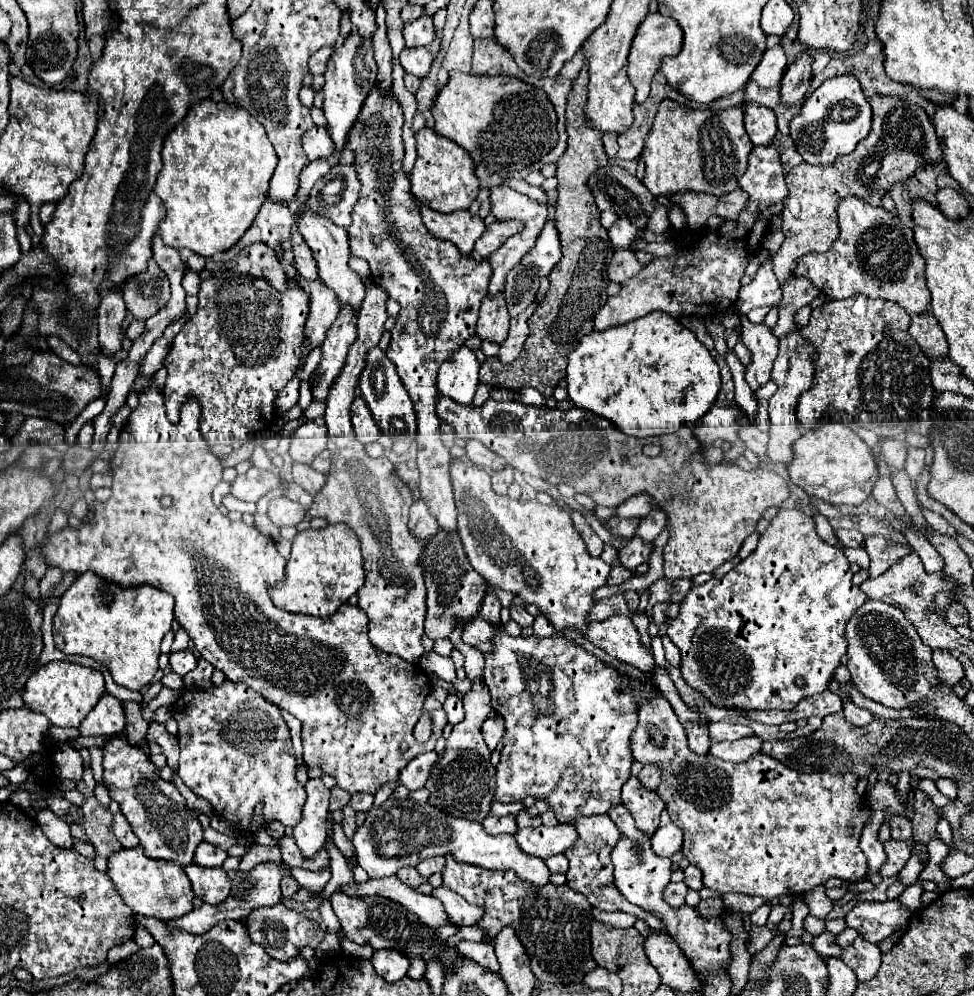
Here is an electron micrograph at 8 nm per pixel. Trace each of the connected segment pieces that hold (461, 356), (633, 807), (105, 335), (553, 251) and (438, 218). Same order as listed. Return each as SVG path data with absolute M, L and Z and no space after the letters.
M462 346L440 366L438 392L458 404L472 404L472 398L478 388L478 370L480 362L476 354Z
M632 776L622 786L622 802L630 810L636 820L638 830L644 834L654 834L660 822L660 812L664 810L664 802L656 796L656 792L648 792L636 776Z
M118 292L102 294L102 302L98 308L98 340L104 356L114 356L118 350L122 350L124 316L126 316L126 306L122 294Z
M548 220L534 248L506 276L504 298L510 316L518 316L520 312L526 310L528 304L532 304L540 286L540 276L548 276L558 260L560 260L558 230L554 222Z
M418 202L420 210L422 210L422 218L426 228L442 238L442 240L450 240L454 242L462 254L472 254L474 242L480 238L480 234L484 234L486 226L484 220L478 214L472 214L468 210L464 212L452 212L452 214L442 214L442 212L434 212L428 206L424 206L422 202Z

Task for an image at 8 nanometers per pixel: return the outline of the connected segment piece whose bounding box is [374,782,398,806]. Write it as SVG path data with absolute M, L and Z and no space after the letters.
M388 782L388 784L384 784L382 788L378 788L378 792L374 794L374 804L380 806L380 802L382 802L382 800L388 800L396 788L398 788L398 782Z

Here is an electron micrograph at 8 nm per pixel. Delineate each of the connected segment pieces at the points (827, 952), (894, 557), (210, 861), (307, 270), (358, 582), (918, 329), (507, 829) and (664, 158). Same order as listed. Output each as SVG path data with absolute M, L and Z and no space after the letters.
M824 932L812 938L812 948L822 956L822 958L840 958L842 948L834 942L834 934Z
M868 536L866 538L866 552L870 556L870 576L880 576L886 568L890 568L894 562L898 562L902 556L910 554L912 548L908 544L892 542L884 536Z
M202 842L196 850L196 856L194 856L194 862L198 866L204 866L204 868L214 868L214 866L222 866L222 862L228 858L228 852L218 848L218 846L212 846L208 842Z
M294 232L292 234L292 244L294 244L294 266L300 274L300 278L304 280L316 280L318 278L318 268L316 268L316 262L314 262L314 256L312 256L312 250L306 246L304 238L300 232Z
M330 524L322 530L302 530L292 540L292 552L286 560L284 580L270 584L270 598L274 606L290 614L330 616L340 604L348 602L364 584L364 566L360 556L360 542L346 524Z
M924 312L924 314L912 316L908 332L922 346L922 352L928 358L940 358L940 356L948 354L946 336L944 336L942 328L938 326L938 320L932 314Z
M516 814L510 816L488 816L482 820L482 826L486 828L488 834L516 834L518 824L516 824Z
M664 100L658 108L654 126L646 138L642 160L646 164L644 186L654 196L672 196L680 190L694 190L706 194L728 194L738 188L738 178L744 174L748 166L748 154L752 150L752 142L744 130L744 112L742 108L726 108L726 110L692 110L680 106L674 100Z

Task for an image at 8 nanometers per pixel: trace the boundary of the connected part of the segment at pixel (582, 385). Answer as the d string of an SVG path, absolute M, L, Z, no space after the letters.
M652 312L628 324L586 334L576 350L568 356L566 382L570 388L570 400L576 408L610 420L620 432L628 436L648 438L672 434L678 428L694 424L698 418L702 418L720 392L720 370L708 348L694 336L694 332L684 328L668 314Z

